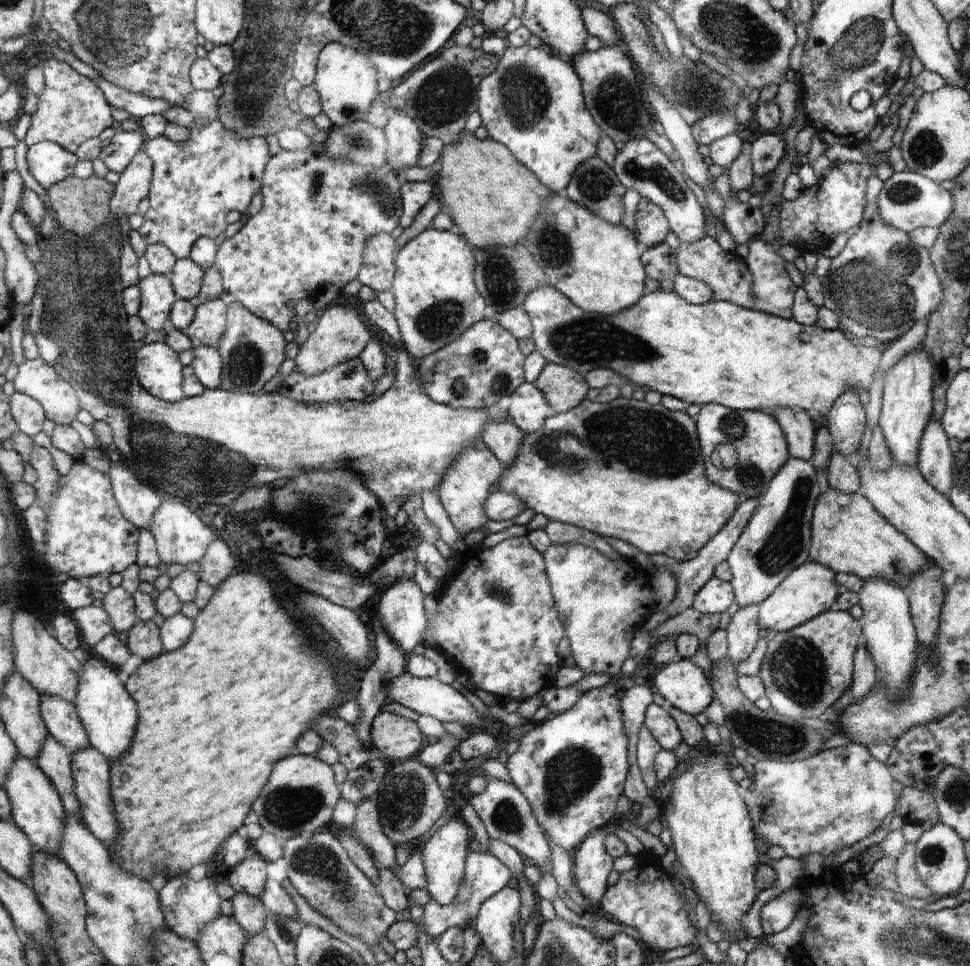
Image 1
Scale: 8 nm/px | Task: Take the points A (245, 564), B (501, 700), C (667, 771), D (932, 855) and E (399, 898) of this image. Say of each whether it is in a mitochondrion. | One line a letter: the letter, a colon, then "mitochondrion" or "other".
A: other
B: other
C: other
D: mitochondrion
E: other

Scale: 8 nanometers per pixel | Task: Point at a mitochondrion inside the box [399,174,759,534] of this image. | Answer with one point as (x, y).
(651, 442)

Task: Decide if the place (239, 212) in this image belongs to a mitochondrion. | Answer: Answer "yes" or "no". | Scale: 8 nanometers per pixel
no

